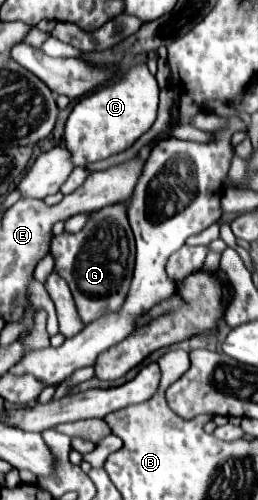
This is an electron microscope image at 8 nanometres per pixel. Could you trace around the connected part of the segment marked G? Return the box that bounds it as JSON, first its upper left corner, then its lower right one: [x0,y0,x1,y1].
[50,202,136,326]

